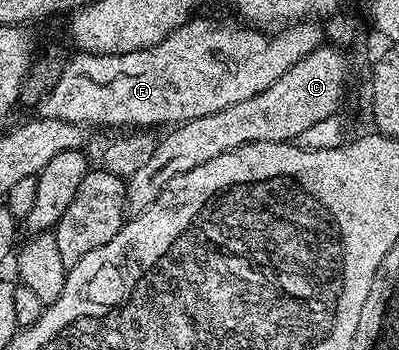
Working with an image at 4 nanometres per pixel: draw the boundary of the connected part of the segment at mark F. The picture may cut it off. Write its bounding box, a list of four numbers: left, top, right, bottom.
[39,19,324,126]

